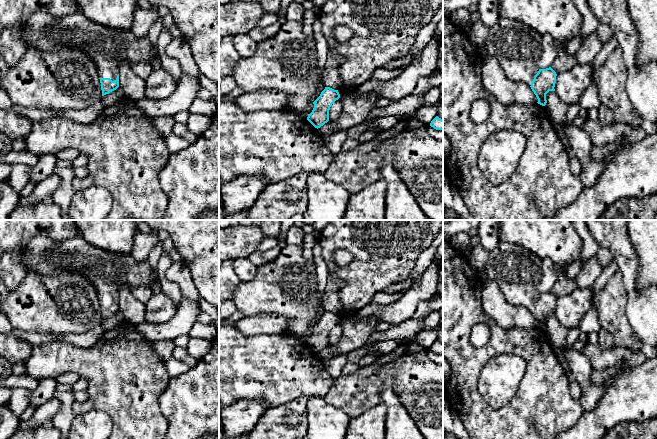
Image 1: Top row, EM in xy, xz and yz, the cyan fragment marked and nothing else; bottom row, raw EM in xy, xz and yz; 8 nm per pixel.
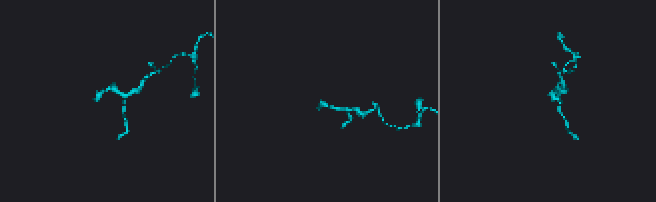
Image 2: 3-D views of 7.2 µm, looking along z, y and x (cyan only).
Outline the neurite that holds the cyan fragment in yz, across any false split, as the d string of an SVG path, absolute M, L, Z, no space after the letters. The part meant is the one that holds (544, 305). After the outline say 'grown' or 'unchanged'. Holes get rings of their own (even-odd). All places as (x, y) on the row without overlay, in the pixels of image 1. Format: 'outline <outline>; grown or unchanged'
outline M509 242L500 244L489 252L484 267L489 280L498 284L506 301L514 306L527 307L538 323L538 328L545 330L546 318L555 315L556 296L551 292L539 293L536 285L542 278L542 259L527 248Z; grown

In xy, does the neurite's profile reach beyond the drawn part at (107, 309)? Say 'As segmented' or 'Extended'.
Extended

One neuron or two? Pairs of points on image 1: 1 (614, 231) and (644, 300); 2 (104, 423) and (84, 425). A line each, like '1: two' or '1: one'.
1: one
2: one

